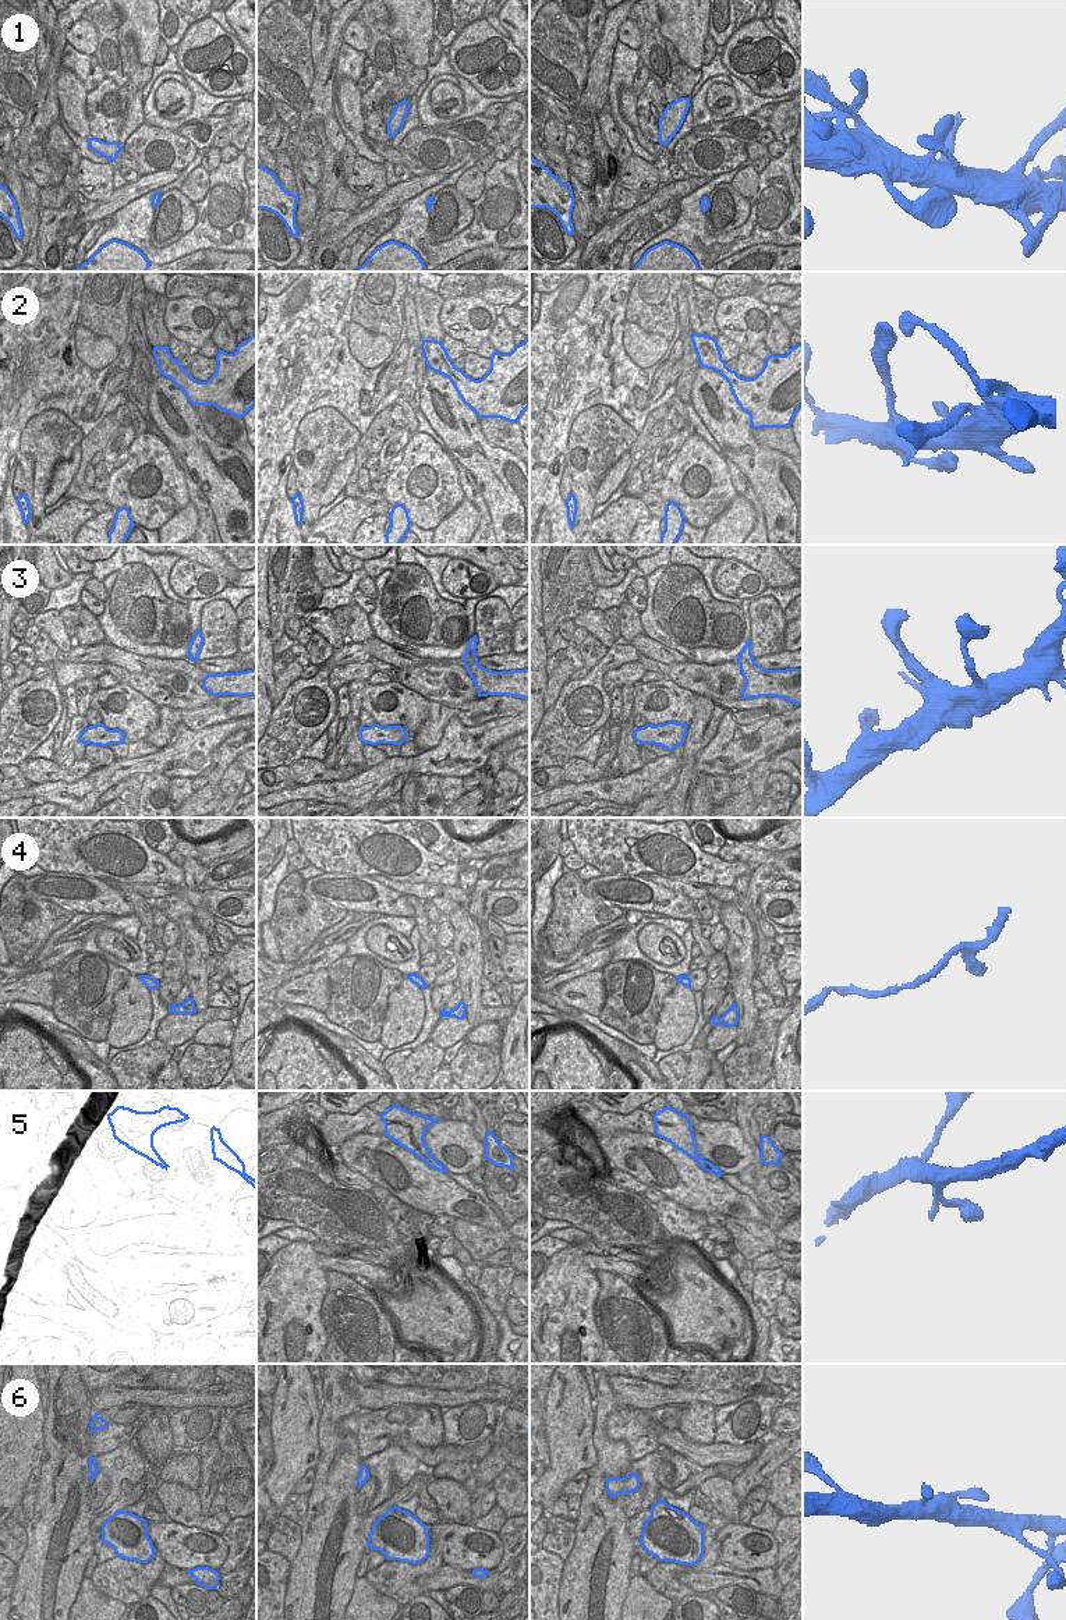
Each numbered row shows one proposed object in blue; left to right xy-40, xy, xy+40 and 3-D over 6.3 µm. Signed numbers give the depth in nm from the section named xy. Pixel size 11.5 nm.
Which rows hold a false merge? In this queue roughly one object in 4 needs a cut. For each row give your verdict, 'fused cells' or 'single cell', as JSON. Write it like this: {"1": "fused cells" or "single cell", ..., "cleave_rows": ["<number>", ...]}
{"1": "single cell", "2": "single cell", "3": "single cell", "4": "single cell", "5": "single cell", "6": "single cell", "cleave_rows": []}

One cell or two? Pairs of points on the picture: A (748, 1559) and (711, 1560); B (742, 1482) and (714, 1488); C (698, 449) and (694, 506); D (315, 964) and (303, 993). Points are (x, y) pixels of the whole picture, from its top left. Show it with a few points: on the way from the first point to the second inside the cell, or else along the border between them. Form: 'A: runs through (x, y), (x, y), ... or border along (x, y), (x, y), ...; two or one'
A: border along (722, 1528), (716, 1535), (718, 1560); two
B: border along (732, 1481), (732, 1489), (740, 1503); two
C: runs through (691, 463), (683, 471), (679, 482), (683, 492); one
D: border along (325, 967), (291, 978), (280, 985); two

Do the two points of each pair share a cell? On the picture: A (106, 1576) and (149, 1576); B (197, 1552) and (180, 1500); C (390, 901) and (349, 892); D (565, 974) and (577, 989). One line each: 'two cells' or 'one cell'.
A: one cell
B: two cells
C: one cell
D: two cells

